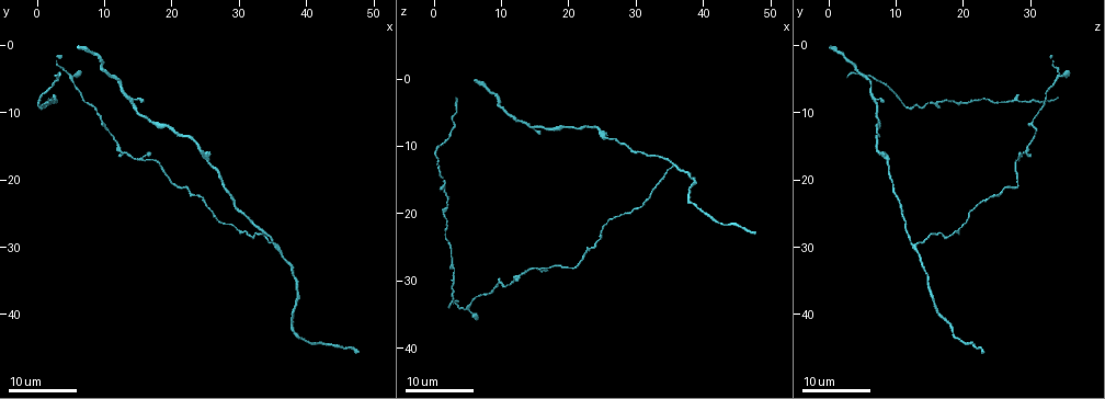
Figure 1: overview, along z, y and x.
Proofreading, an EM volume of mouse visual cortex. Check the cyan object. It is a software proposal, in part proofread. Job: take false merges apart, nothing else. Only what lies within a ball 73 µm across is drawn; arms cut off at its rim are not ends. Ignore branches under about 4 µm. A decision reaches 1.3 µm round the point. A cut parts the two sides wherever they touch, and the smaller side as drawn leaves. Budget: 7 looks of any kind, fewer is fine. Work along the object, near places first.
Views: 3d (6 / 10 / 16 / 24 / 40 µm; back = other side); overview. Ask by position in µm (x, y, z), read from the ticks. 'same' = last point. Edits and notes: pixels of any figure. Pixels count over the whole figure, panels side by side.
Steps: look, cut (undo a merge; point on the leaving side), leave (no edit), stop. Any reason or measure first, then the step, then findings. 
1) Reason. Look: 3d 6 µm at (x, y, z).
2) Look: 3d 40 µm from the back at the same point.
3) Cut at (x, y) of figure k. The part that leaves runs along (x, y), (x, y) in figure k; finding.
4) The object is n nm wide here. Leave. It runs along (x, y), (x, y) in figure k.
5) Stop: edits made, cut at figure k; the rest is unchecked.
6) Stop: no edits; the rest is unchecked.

Three arms meet. Look: 3d 24 µm at (15.5, 17.0, 28.5).

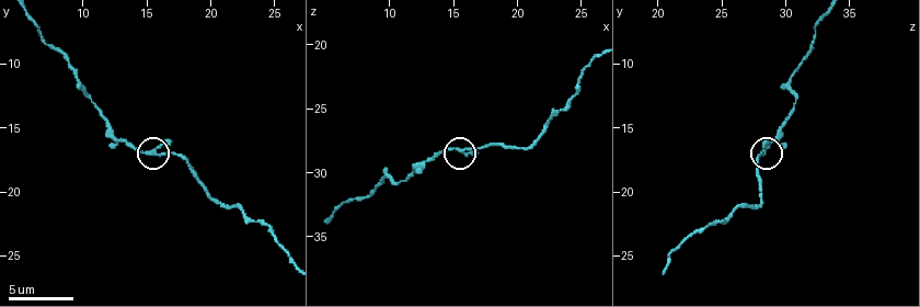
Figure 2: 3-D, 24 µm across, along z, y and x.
Look: 3d 10 µm at (15.6, 17.0, 28.0).

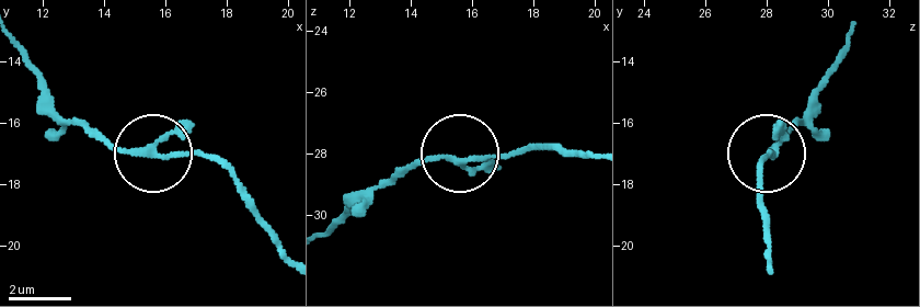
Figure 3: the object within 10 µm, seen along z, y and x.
The object is 160 nm wide here. Leave. It runs along (593, 158), (550, 150), (433, 158), (380, 181) in figure 3; continuous, no second cell.

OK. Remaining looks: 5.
Thick turns thin. Look: 3d 10 µm at (10.4, 12.6, 30.8).

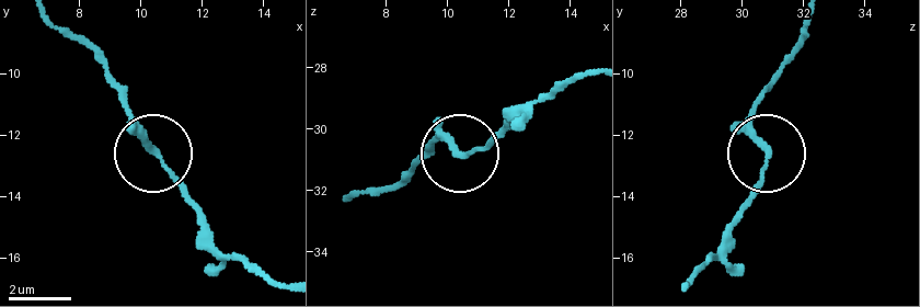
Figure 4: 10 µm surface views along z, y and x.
Leave. It runs along (591, 72), (482, 148), (440, 137), (422, 150) in figure 4; continuous, no second cell.

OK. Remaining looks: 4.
Calibre changes. Look: 3d 16 µm at (24.5, 16.0, 7.0).

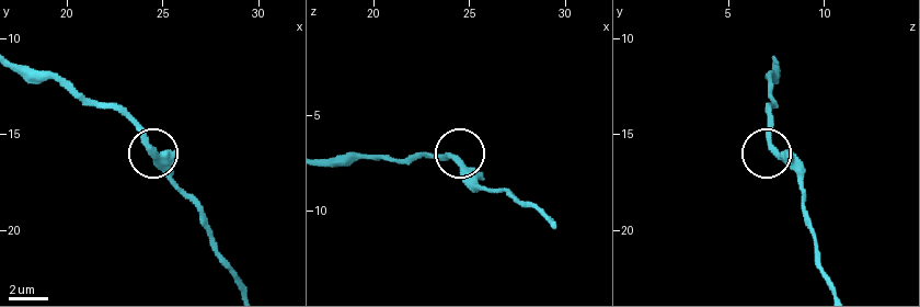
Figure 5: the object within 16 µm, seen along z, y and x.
Zoom in. Look: 3d 10 µm at (24.3, 15.8, 7.4).

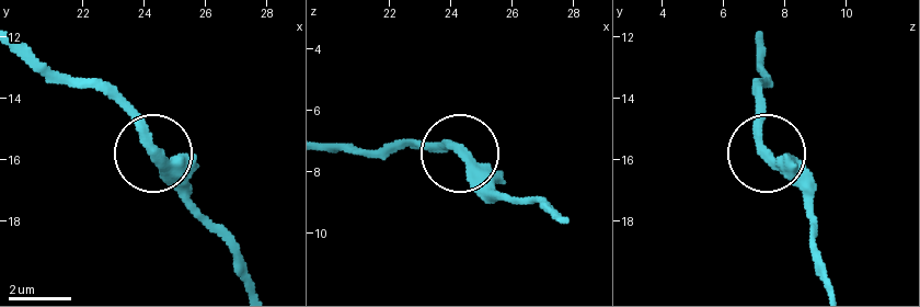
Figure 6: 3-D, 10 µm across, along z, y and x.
Leave. It runs along (563, 217), (535, 201), (498, 195), (448, 146), (404, 146) in figure 6; continuous, no second cell.

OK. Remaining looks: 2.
Stop: no edits; the rest is unchecked.

